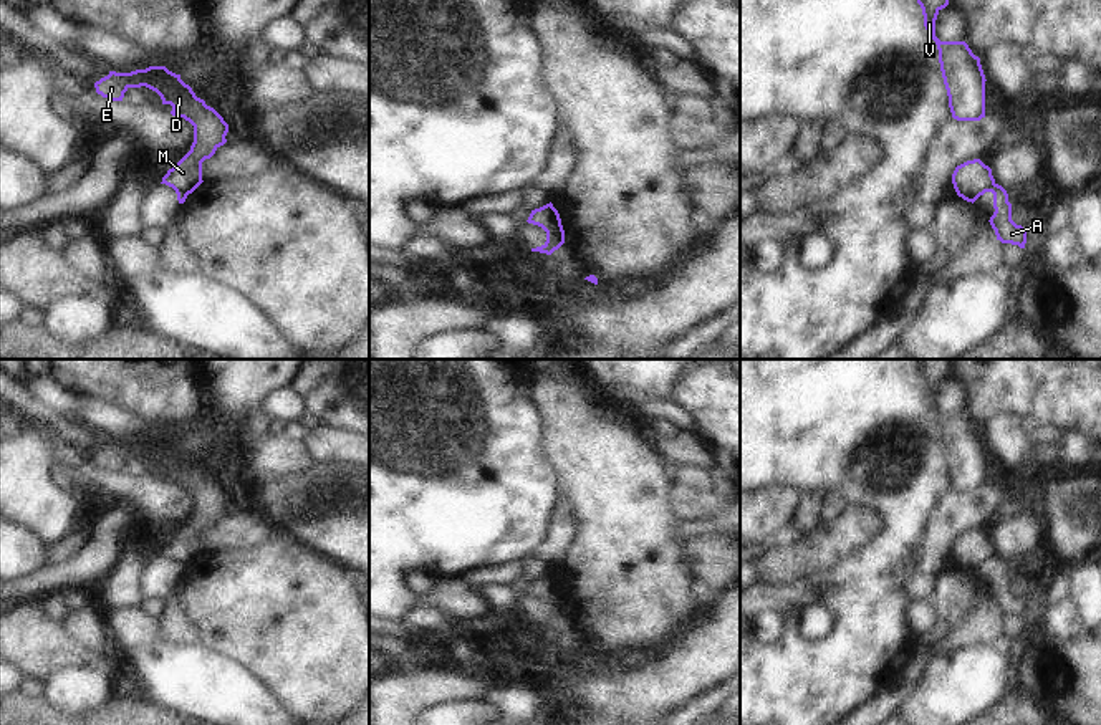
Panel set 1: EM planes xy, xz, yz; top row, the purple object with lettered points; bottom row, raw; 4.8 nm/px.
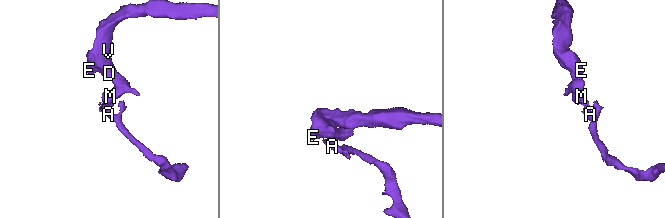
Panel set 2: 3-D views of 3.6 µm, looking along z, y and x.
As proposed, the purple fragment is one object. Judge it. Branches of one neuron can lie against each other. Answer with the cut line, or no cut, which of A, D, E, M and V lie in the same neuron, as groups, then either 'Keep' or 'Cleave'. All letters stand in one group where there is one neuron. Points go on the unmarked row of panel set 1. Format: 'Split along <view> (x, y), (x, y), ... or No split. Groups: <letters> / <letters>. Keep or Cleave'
Split along xz (547, 601), (563, 613). Groups: A / D E M V. Cleave.

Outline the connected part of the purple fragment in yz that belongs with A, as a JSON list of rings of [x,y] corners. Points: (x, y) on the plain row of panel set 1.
[[[993,555],[992,558],[985,559],[980,566],[985,563],[993,564],[993,586],[990,588],[990,596],[995,601],[997,611],[1002,614],[1012,614],[1018,616],[1020,619],[1025,619],[1026,614],[1026,603],[1022,596],[1017,596],[1012,591],[1012,574],[1008,573],[1007,561]]]

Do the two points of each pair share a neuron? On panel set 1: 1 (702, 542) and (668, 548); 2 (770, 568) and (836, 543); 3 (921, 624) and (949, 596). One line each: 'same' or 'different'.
1: different
2: same
3: different

